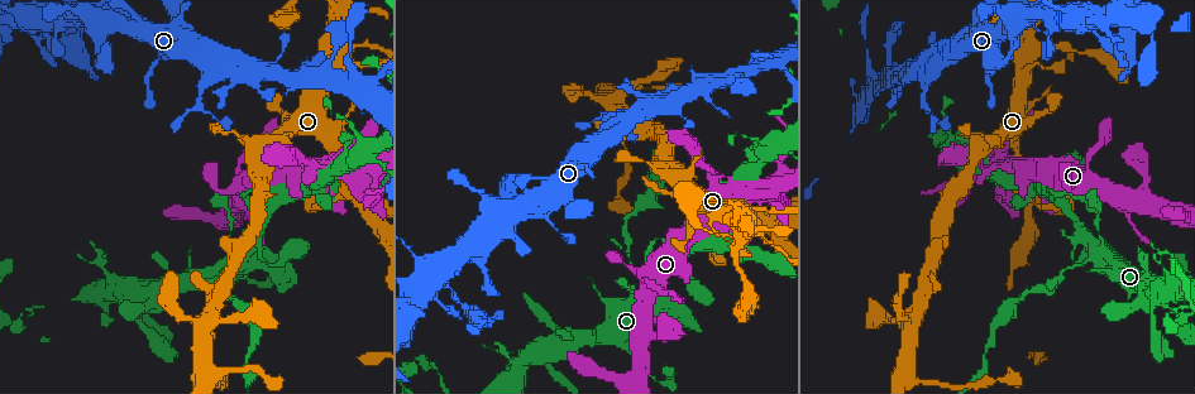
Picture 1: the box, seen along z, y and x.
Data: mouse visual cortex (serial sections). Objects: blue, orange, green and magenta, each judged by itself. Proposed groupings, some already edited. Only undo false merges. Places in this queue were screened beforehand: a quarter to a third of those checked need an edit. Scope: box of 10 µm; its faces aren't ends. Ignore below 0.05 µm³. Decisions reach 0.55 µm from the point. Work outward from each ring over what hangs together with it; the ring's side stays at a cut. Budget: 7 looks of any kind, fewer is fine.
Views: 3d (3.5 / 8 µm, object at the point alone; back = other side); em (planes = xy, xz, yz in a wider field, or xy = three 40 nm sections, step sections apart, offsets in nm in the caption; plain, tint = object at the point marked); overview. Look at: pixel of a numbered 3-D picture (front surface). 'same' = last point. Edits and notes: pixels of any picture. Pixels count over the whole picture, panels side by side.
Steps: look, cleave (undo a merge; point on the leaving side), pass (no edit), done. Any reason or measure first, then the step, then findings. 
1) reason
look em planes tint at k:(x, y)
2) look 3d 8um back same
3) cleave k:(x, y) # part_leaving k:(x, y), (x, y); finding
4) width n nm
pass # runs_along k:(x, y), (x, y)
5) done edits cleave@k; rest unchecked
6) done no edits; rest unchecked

four or more arms meet
look 3d 3.5um at 1:(1095, 260)

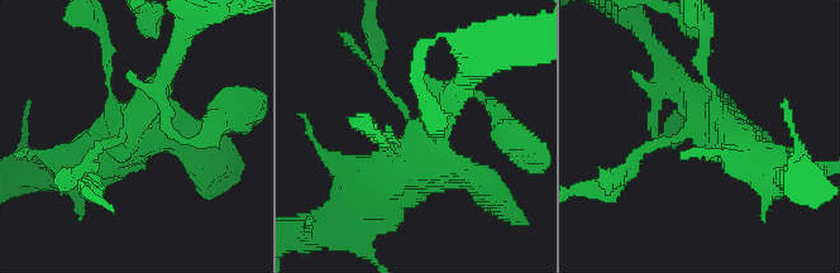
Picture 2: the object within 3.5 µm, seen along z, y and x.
shape alone is not enough
look em xy step 2 tint at 2:(697, 134)

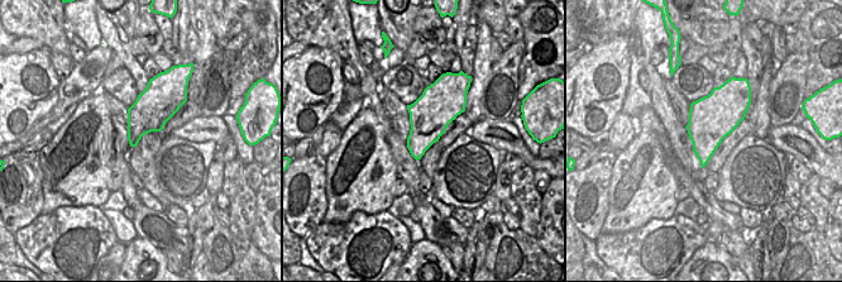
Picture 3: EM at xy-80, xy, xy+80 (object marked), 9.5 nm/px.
cleave 2:(644, 149) # two cells meet here

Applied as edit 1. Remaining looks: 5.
redraw
look overview

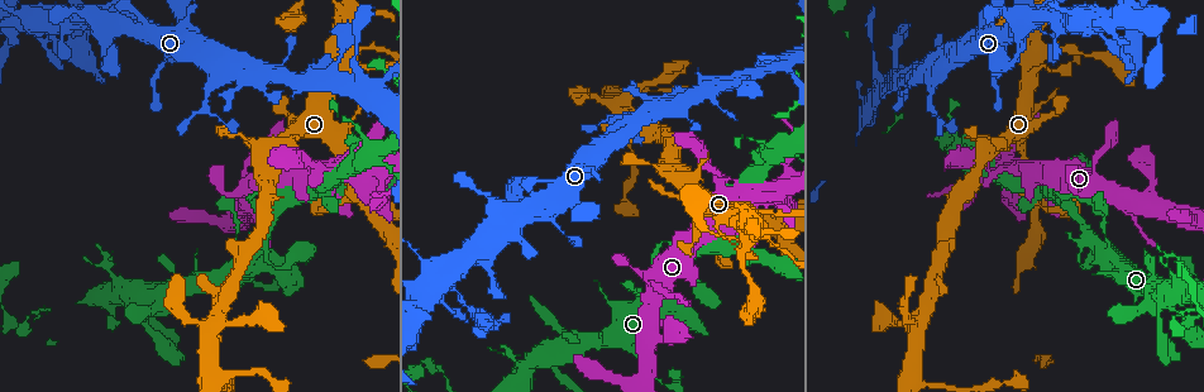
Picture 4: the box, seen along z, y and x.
sudden change in width
look 3d 3.5um at 4:(924, 310)

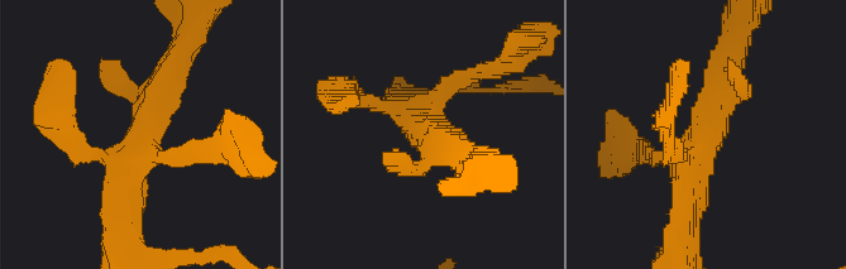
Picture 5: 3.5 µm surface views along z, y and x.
arms 4; arm_widths 200, 200, 350, 350 nm
look em xy step 3 tint at 5:(426, 129)

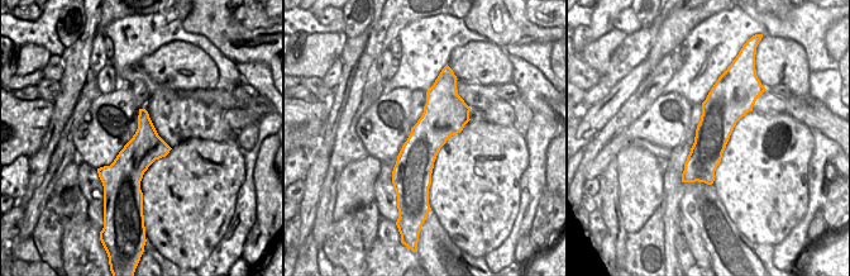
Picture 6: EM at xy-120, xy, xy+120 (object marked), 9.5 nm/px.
pass # runs_along 5:(177, 58), (127, 159), (127, 206); continuous, no second cell

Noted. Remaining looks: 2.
four-way junction
look 3d 8um at 4:(770, 221)

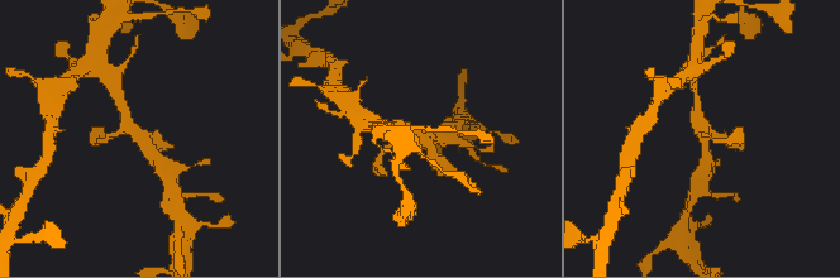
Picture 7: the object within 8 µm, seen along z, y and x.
now the EM
look em xy step 5 tint same

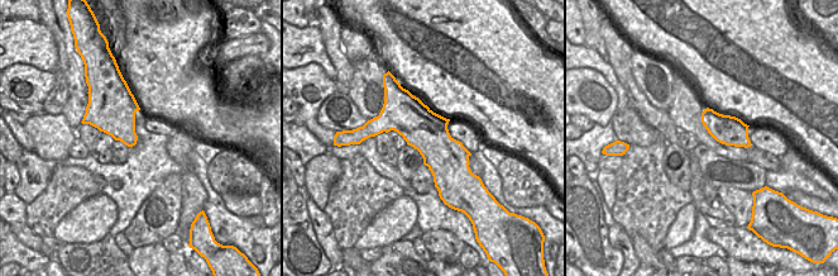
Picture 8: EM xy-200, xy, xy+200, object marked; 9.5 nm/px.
arm_widths 150, 250, 250, 300 nm
pass # runs_along 7:(119, 104), (160, 163); one cell here

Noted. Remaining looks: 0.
done edits cleave@2; rest unchecked

